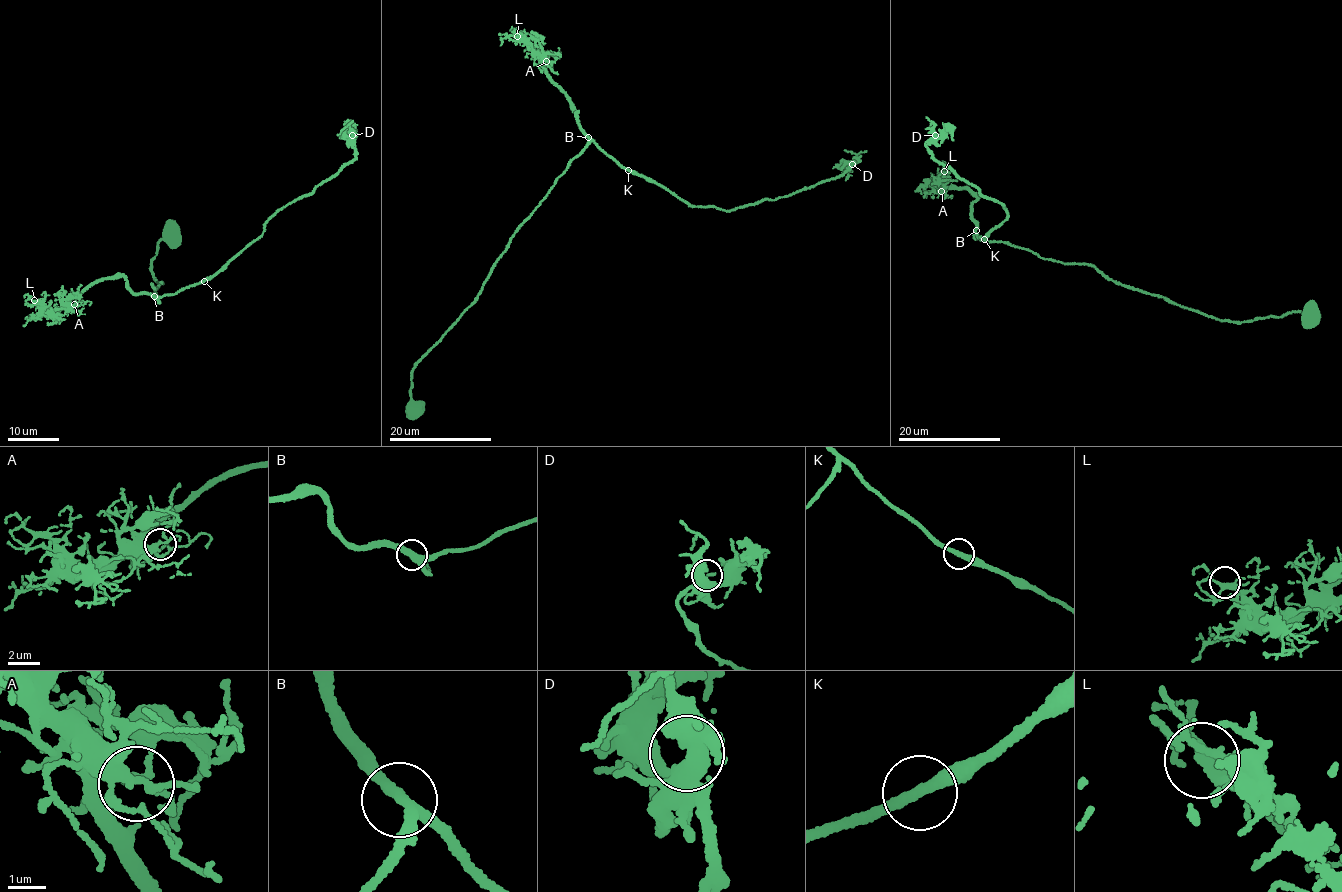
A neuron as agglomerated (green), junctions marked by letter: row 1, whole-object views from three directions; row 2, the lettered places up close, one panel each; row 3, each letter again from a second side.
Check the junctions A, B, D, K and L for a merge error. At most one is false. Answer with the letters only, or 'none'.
none

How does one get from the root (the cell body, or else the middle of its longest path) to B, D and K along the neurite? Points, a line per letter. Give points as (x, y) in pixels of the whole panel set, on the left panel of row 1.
B: (172, 233), (157, 243), (150, 259), (152, 277), (161, 282), (155, 289), (151, 285), (158, 302), (153, 296)
D: (172, 233), (150, 259), (158, 302), (206, 280), (267, 220), (354, 160), (352, 135)
K: (172, 233), (157, 243), (150, 259), (152, 277), (161, 282), (155, 289), (151, 285), (158, 302), (204, 281)

